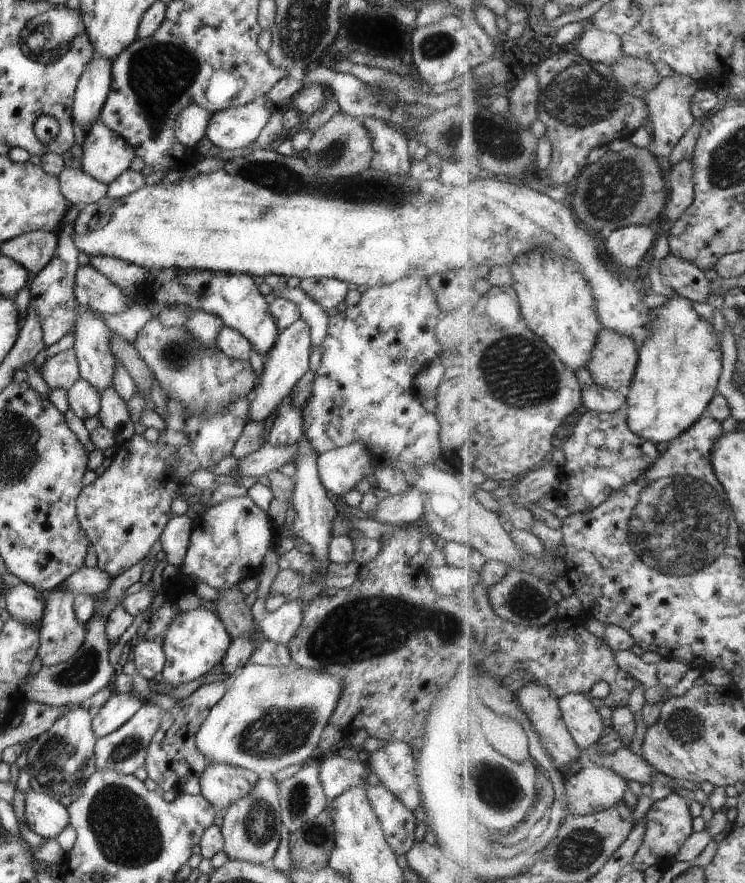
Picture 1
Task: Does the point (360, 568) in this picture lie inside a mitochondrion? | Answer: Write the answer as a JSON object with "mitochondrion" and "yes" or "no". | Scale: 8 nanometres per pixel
{"mitochondrion":"no"}

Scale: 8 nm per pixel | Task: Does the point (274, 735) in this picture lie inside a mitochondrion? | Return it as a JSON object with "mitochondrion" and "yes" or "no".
{"mitochondrion":"yes"}

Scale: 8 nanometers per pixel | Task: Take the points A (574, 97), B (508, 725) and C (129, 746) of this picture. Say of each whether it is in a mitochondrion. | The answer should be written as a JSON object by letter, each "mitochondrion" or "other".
{"A":"mitochondrion","B":"other","C":"mitochondrion"}

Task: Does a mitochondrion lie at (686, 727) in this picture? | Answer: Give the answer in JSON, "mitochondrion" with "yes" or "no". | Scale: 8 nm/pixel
{"mitochondrion":"yes"}

